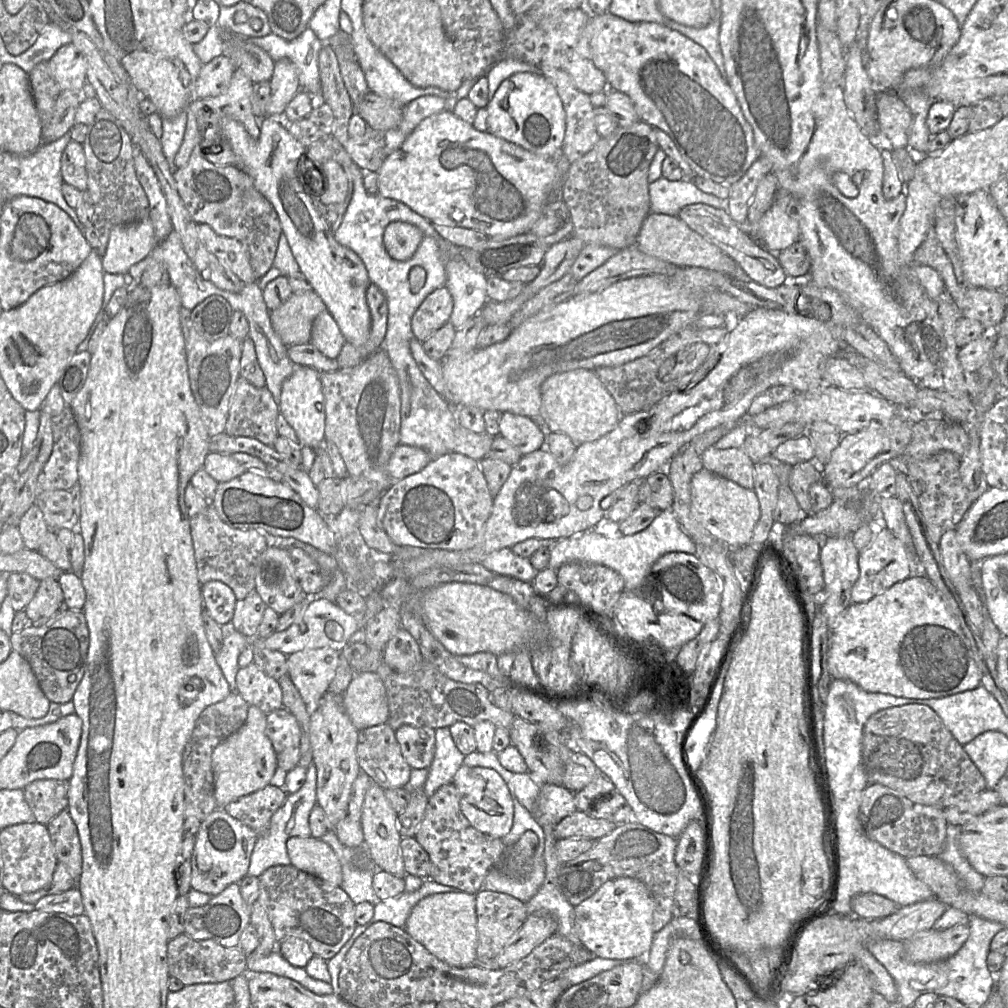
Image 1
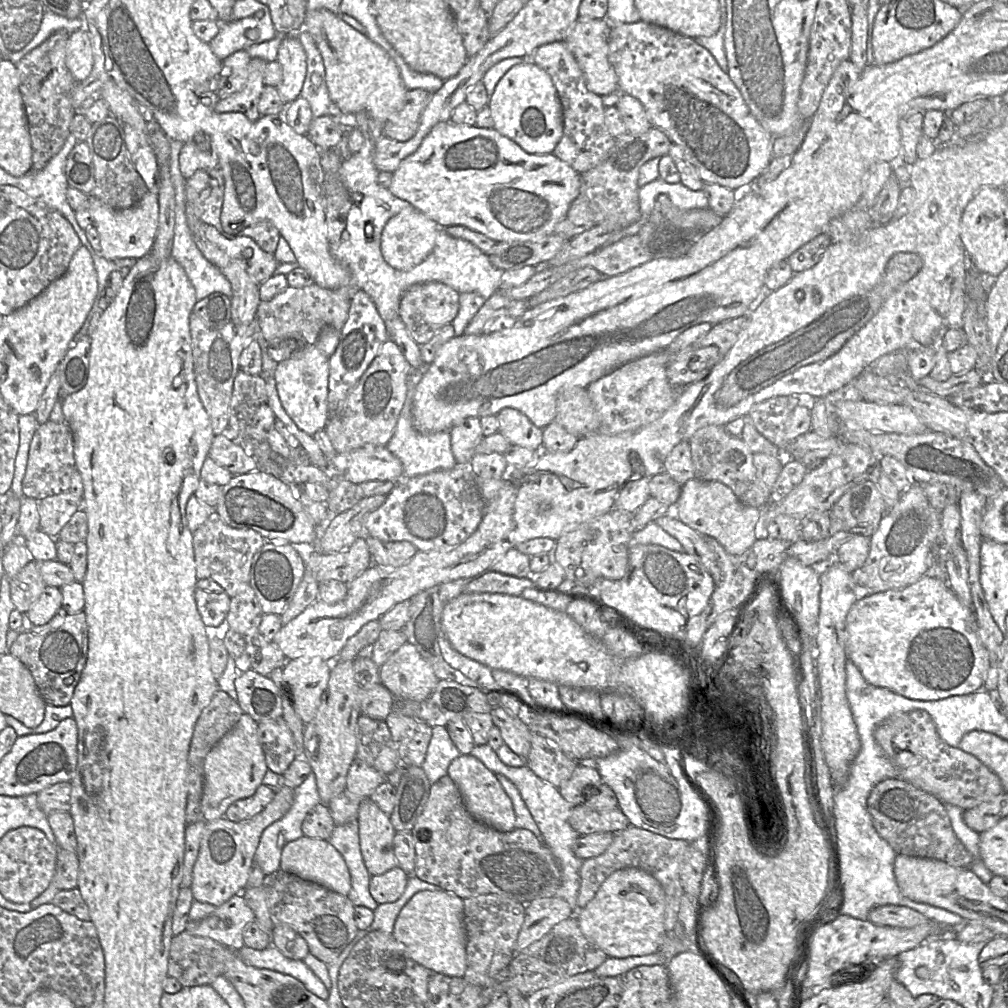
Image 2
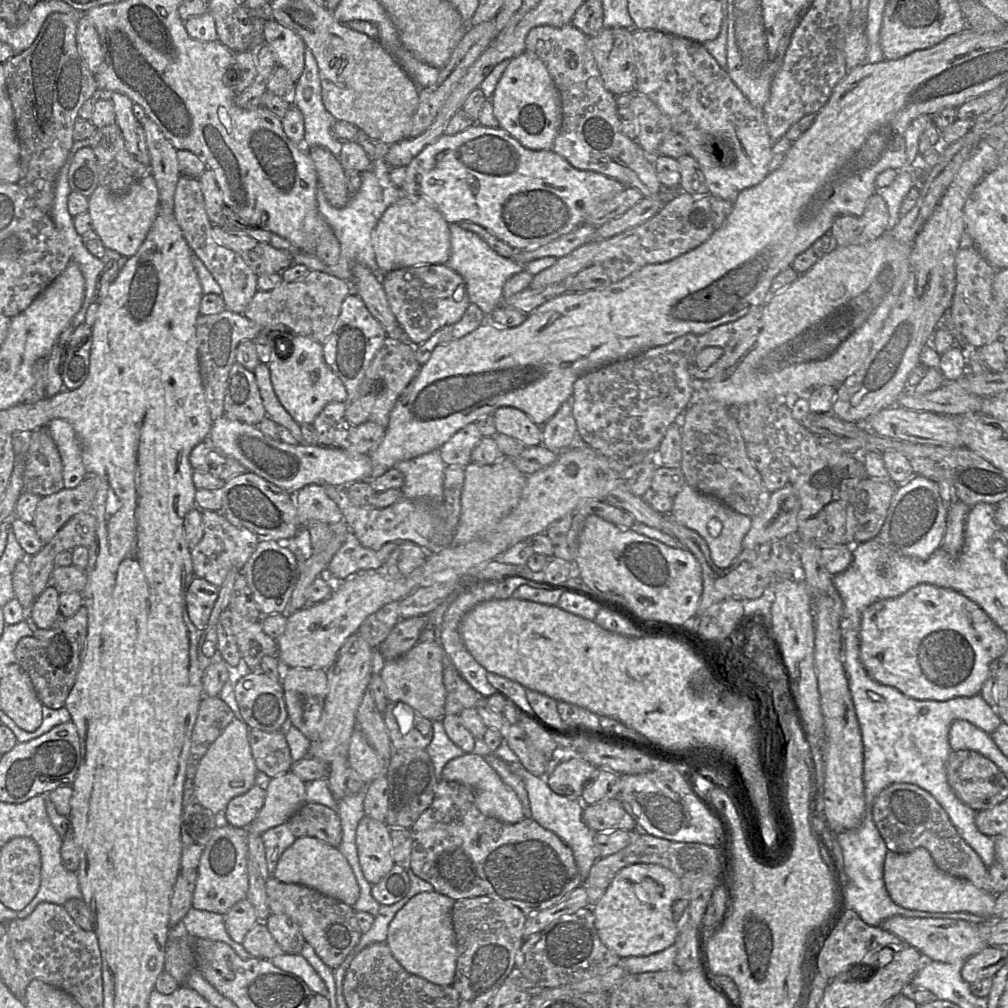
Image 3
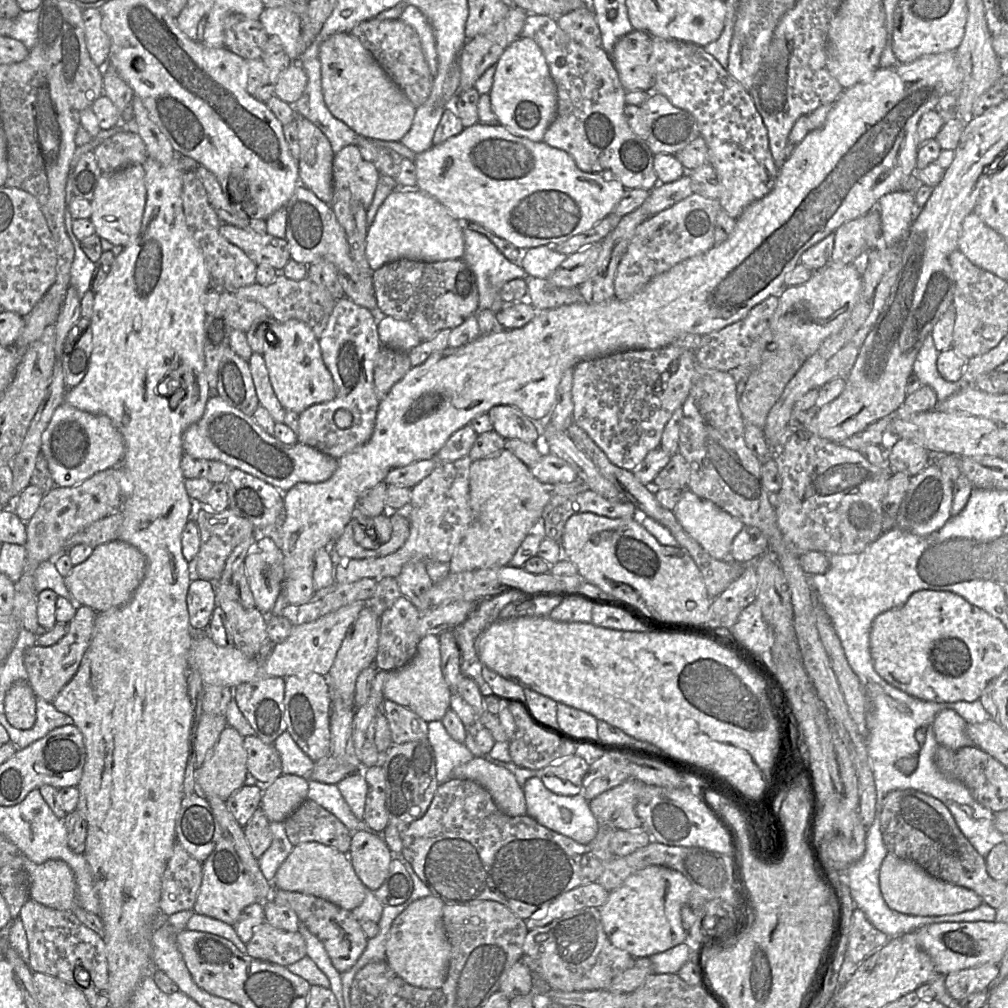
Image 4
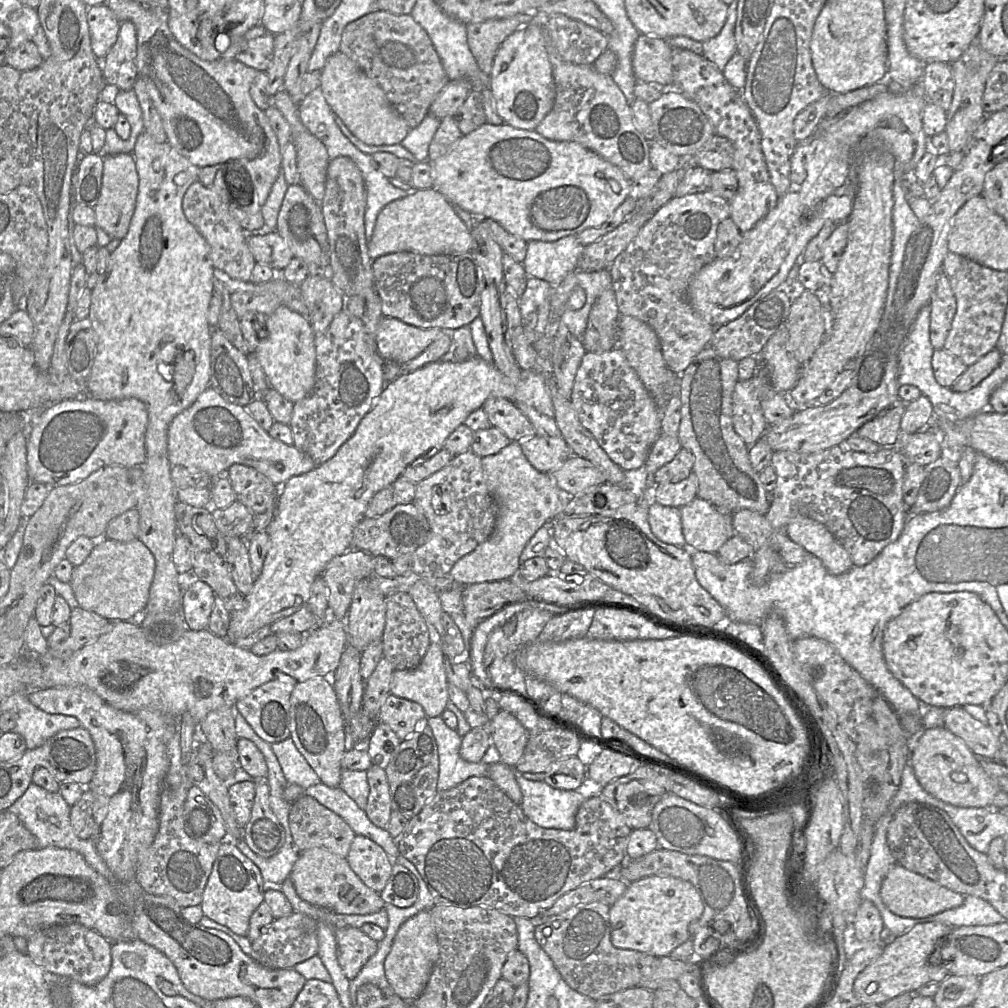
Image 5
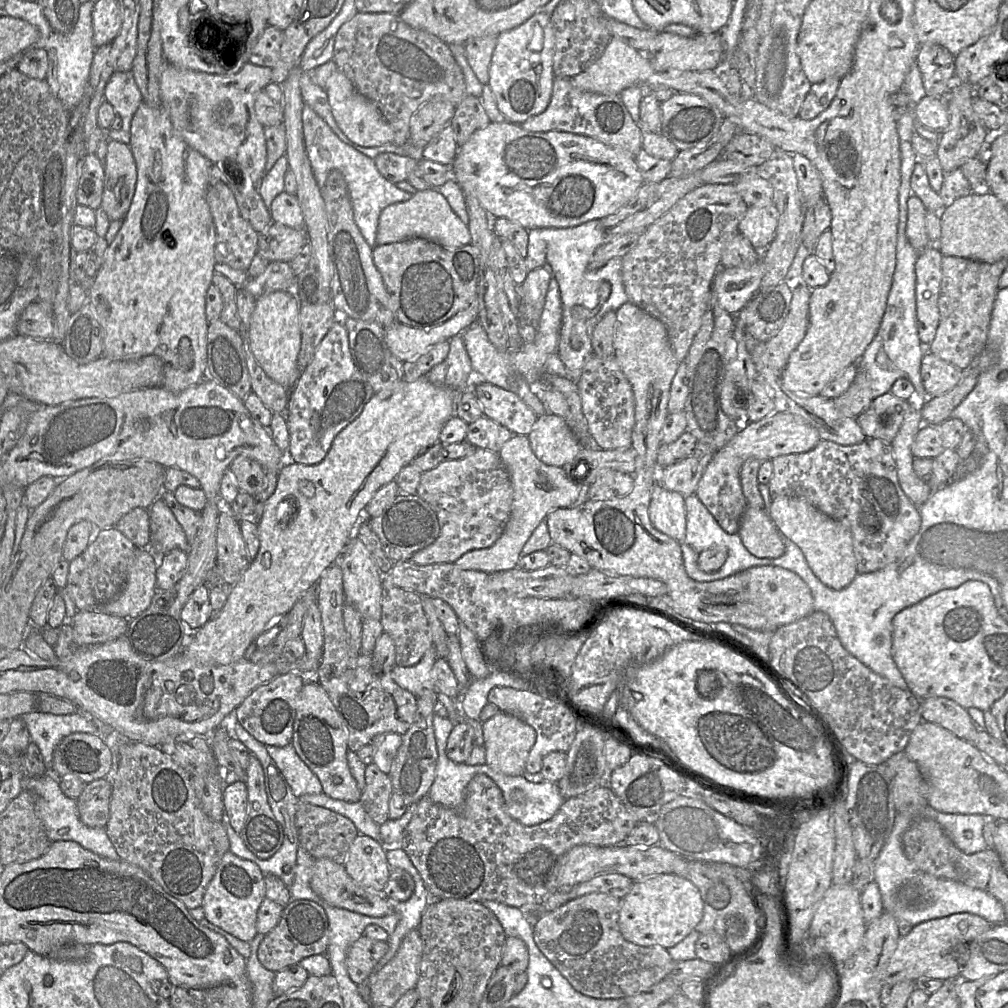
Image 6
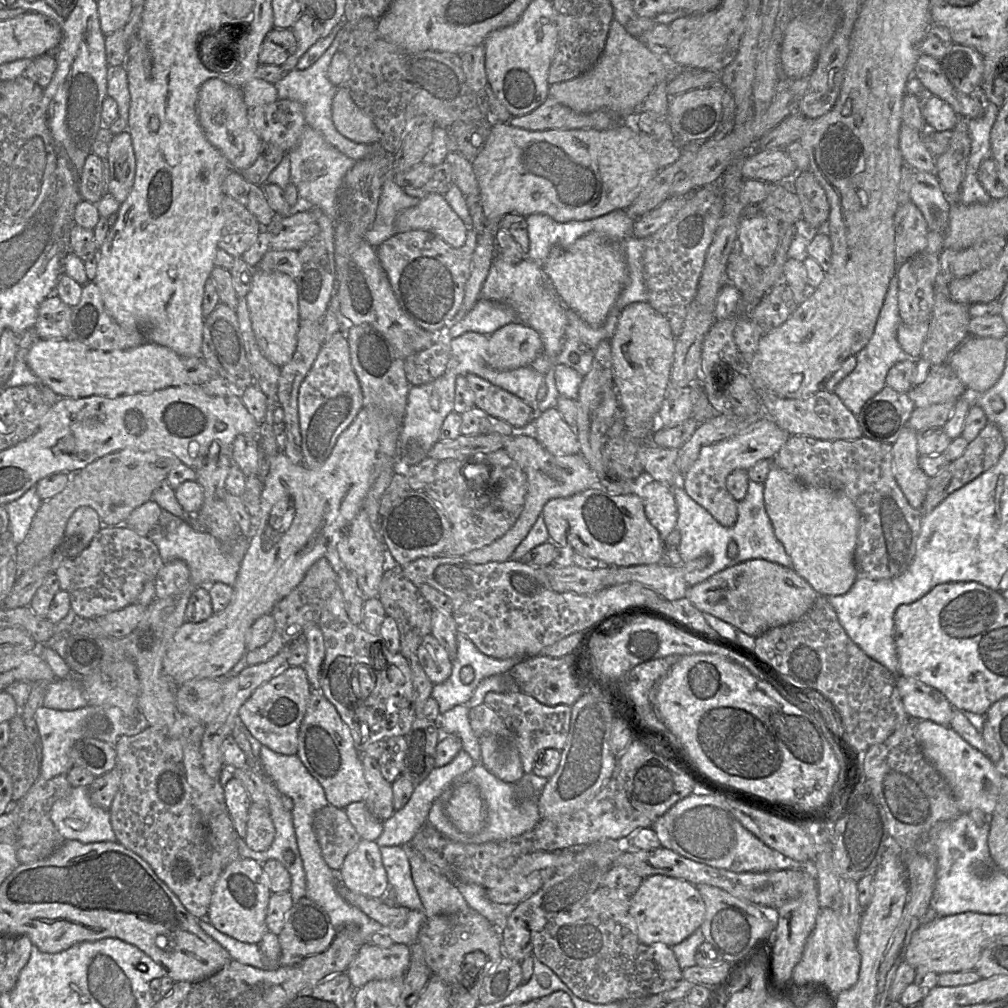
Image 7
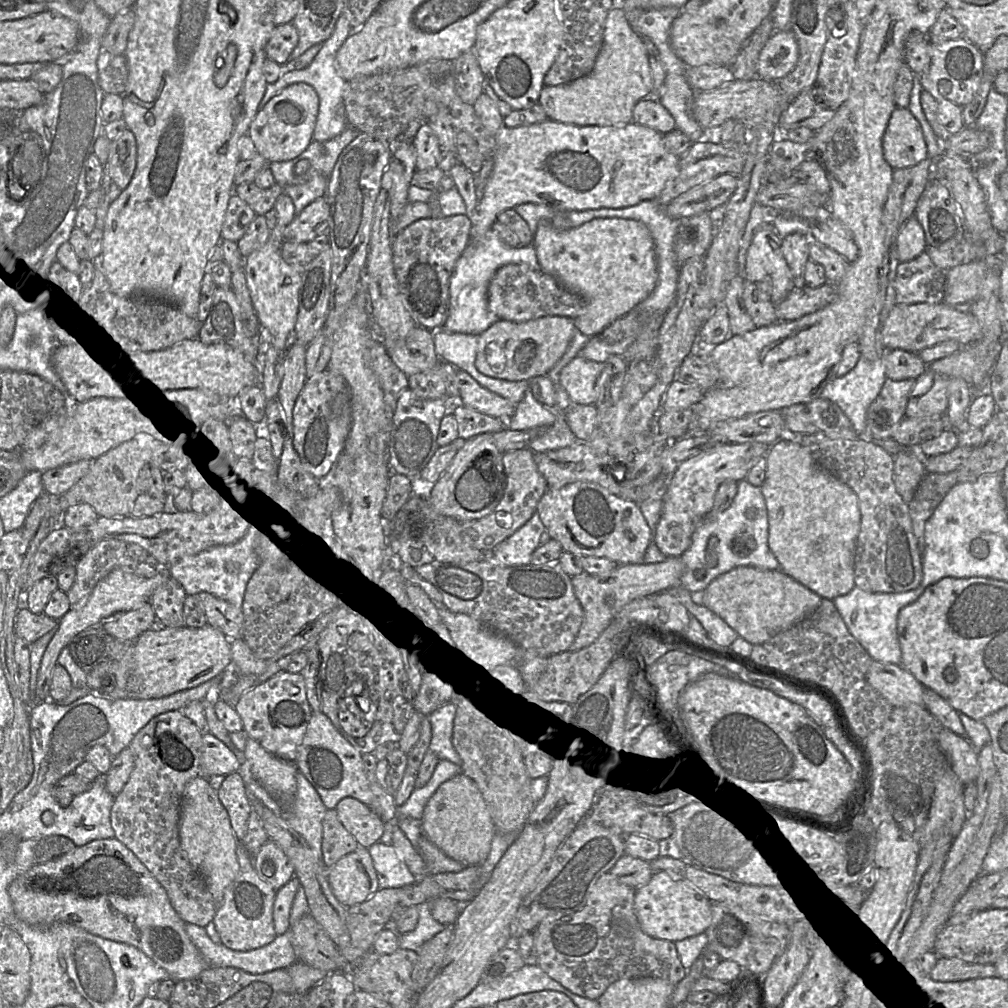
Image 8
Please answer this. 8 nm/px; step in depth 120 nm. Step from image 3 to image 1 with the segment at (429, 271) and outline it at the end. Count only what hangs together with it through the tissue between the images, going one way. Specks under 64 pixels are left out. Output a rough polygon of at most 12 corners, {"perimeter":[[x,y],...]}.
{"perimeter":[[443,286],[430,293],[411,320],[423,343],[449,322],[454,302]]}

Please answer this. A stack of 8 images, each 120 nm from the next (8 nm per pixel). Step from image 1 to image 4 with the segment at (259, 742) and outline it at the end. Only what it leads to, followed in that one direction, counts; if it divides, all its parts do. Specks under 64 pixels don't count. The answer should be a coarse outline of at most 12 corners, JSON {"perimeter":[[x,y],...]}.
{"perimeter":[[226,726],[195,781],[225,801],[247,774],[244,737]]}

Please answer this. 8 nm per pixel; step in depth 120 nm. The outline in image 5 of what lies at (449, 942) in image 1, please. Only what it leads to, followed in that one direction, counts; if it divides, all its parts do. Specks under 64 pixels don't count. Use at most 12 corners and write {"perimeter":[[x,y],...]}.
{"perimeter":[[430,911],[400,926],[385,959],[393,992],[417,999],[439,944]]}

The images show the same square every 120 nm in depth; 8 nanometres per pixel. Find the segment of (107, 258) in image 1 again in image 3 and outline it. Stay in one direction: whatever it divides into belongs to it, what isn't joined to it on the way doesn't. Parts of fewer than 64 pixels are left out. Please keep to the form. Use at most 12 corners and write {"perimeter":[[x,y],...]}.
{"perimeter":[[152,174],[123,195],[89,197],[104,246],[131,257],[159,213]]}

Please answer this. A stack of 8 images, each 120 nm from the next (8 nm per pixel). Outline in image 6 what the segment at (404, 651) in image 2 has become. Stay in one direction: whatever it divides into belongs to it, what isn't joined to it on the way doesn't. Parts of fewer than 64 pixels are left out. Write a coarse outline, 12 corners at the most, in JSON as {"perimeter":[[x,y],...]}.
{"perimeter":[[432,646],[416,665],[395,665],[398,686],[415,696],[435,690],[431,671],[438,657]]}

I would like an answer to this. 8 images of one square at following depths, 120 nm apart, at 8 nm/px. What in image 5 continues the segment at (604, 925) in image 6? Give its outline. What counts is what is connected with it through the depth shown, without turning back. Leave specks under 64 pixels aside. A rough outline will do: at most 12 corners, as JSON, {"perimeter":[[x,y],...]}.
{"perimeter":[[610,907],[535,926],[563,980],[596,1000],[638,987],[658,957],[611,942]]}

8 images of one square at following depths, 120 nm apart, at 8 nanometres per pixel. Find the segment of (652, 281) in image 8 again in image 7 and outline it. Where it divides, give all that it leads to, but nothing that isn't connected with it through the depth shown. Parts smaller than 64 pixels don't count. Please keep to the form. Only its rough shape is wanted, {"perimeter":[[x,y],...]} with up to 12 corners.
{"perimeter":[[596,233],[553,247],[543,270],[567,308],[605,323],[626,281]]}

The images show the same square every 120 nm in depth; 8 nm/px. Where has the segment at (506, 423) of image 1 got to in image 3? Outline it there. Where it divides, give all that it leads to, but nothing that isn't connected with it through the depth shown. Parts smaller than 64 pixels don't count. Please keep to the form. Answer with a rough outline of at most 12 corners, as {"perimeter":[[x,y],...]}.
{"perimeter":[[504,406],[493,415],[497,433],[526,447],[542,445],[542,426],[522,410]]}

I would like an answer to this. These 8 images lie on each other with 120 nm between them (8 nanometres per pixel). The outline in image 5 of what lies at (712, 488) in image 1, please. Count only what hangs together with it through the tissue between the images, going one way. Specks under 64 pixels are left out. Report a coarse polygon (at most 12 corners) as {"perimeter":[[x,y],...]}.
{"perimeter":[[699,497],[680,508],[685,542],[717,553],[735,534],[733,515]]}

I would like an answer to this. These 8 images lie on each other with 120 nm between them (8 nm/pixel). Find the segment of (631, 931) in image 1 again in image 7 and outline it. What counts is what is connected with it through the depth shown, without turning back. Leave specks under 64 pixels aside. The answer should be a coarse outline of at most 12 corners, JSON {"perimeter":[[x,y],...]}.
{"perimeter":[[651,875],[630,896],[639,940],[672,947],[701,927],[698,888]]}

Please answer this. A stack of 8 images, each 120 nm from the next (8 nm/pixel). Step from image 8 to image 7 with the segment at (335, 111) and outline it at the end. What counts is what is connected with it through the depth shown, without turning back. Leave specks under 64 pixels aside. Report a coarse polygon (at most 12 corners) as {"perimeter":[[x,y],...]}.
{"perimeter":[[340,35],[309,68],[274,84],[278,99],[302,105],[306,124],[355,161],[386,152],[359,144],[332,121],[338,87],[327,73]]}

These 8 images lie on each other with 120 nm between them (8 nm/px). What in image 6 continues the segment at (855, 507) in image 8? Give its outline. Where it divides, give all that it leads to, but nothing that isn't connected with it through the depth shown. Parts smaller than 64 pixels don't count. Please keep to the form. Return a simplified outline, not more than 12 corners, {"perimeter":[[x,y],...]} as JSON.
{"perimeter":[[803,498],[769,516],[815,576],[842,590],[858,575],[849,527]]}

